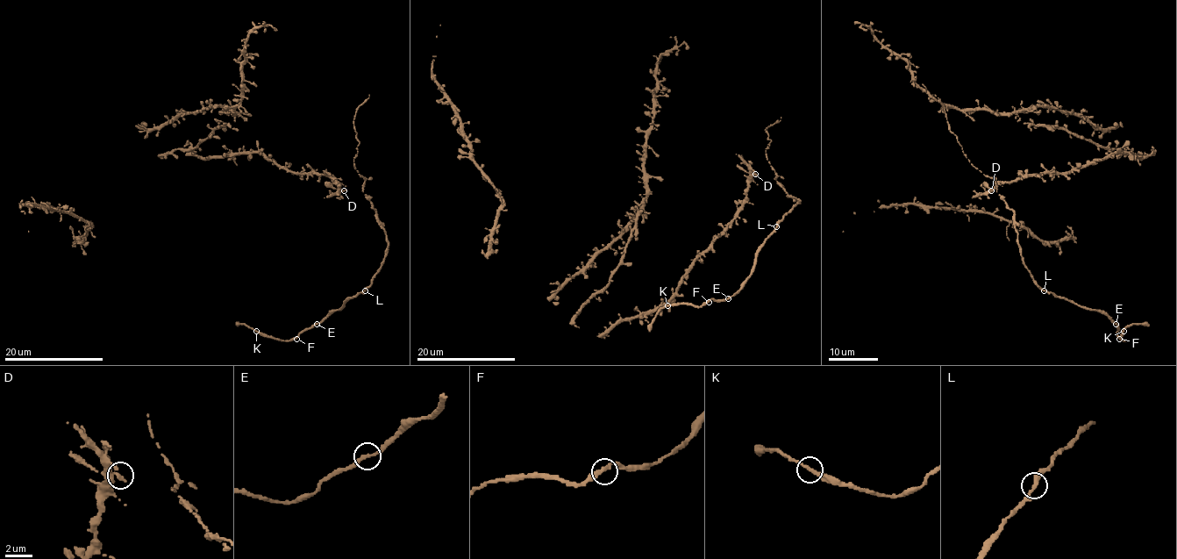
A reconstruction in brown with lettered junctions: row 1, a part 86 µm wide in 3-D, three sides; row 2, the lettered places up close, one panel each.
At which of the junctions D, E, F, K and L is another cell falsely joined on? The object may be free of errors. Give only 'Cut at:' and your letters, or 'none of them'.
Cut at: none of them

